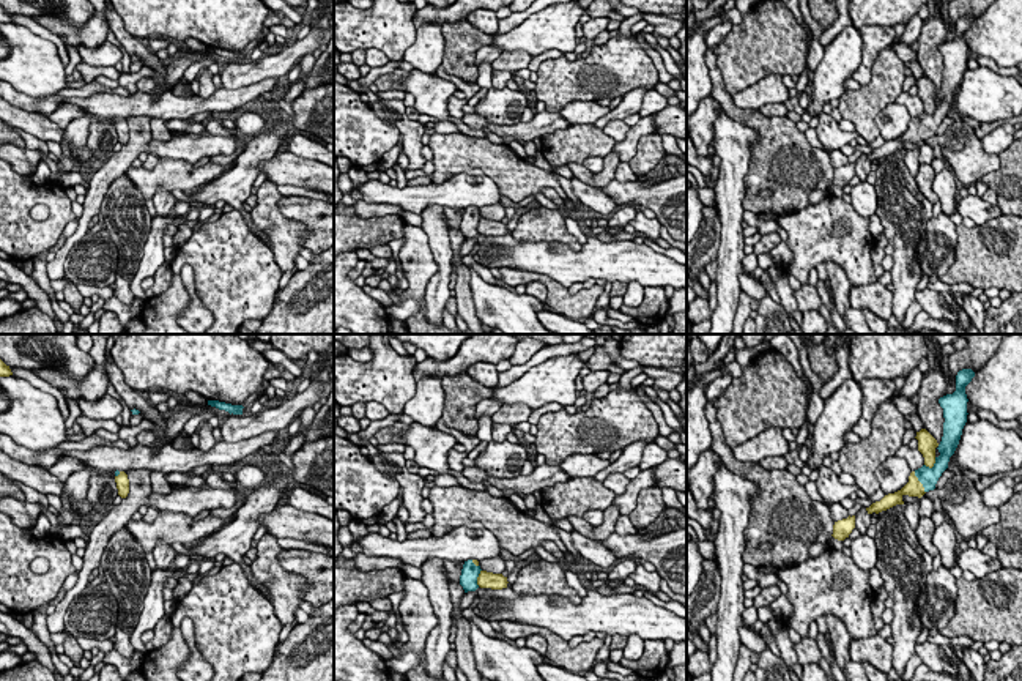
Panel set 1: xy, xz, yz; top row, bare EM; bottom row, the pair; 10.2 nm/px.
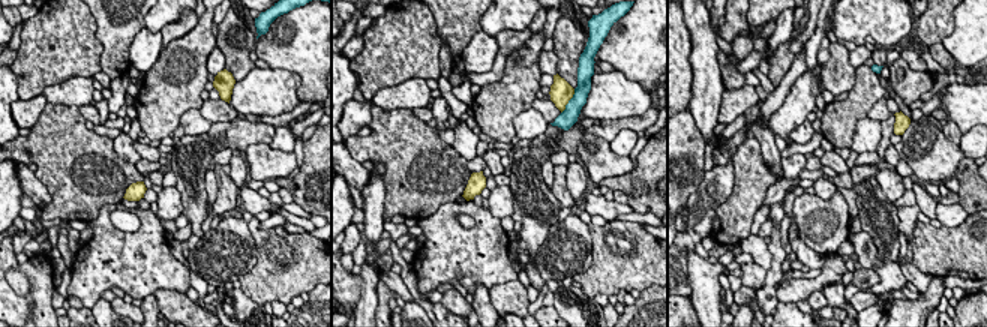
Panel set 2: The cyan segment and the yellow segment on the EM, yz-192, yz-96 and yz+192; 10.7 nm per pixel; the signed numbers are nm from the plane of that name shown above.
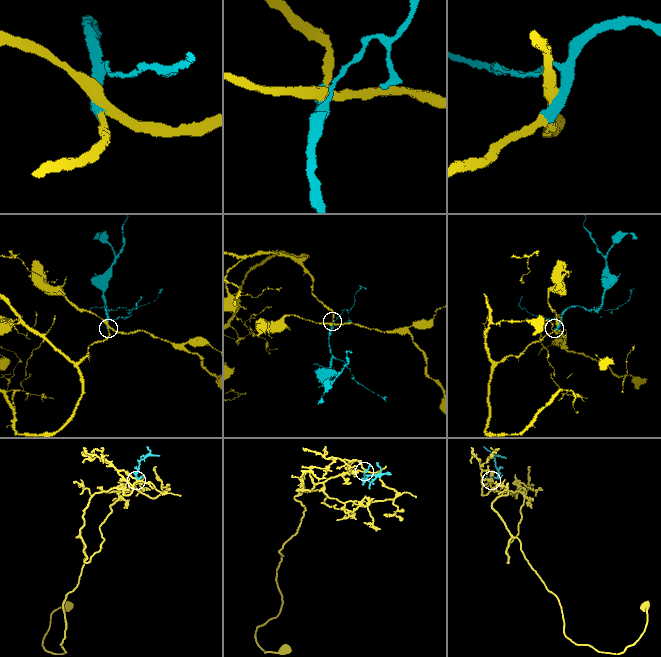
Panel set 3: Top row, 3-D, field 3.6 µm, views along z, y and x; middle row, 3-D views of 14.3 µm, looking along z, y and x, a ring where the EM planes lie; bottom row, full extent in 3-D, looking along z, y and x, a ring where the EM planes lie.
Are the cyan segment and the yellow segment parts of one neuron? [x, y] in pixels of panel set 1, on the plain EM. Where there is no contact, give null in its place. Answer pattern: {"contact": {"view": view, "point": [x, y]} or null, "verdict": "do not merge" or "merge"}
{"contact": {"view": "yz", "point": [920, 128]}, "verdict": "merge"}

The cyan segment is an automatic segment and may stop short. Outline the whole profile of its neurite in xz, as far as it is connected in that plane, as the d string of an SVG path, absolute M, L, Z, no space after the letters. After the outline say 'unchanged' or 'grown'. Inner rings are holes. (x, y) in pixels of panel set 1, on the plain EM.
M468 207L463 211L460 232L465 240L480 235L502 236L507 235L507 224L482 218L477 207Z; grown

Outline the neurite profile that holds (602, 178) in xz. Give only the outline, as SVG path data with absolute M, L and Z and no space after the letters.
M611 151L603 158L603 169L597 173L594 173L594 188L605 188L608 186L613 180L616 180L616 170L617 166L620 164L619 154Z

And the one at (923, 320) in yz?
M924 311L916 314L909 329L913 334L918 334L921 329L934 329L939 331L940 334L965 334L965 331L962 328L957 328L954 323L946 320L935 320Z

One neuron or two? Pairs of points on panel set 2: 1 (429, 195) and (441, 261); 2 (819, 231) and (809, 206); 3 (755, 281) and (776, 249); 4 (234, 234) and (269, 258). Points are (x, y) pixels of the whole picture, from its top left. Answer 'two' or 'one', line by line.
1: two
2: one
3: two
4: two

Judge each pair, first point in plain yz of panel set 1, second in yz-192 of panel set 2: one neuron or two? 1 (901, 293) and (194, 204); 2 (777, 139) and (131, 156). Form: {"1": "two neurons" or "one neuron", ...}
{"1": "one neuron", "2": "two neurons"}

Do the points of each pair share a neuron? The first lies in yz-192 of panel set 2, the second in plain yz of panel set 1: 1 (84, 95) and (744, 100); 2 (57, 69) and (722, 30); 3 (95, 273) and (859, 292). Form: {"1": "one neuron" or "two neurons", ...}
{"1": "one neuron", "2": "two neurons", "3": "two neurons"}

